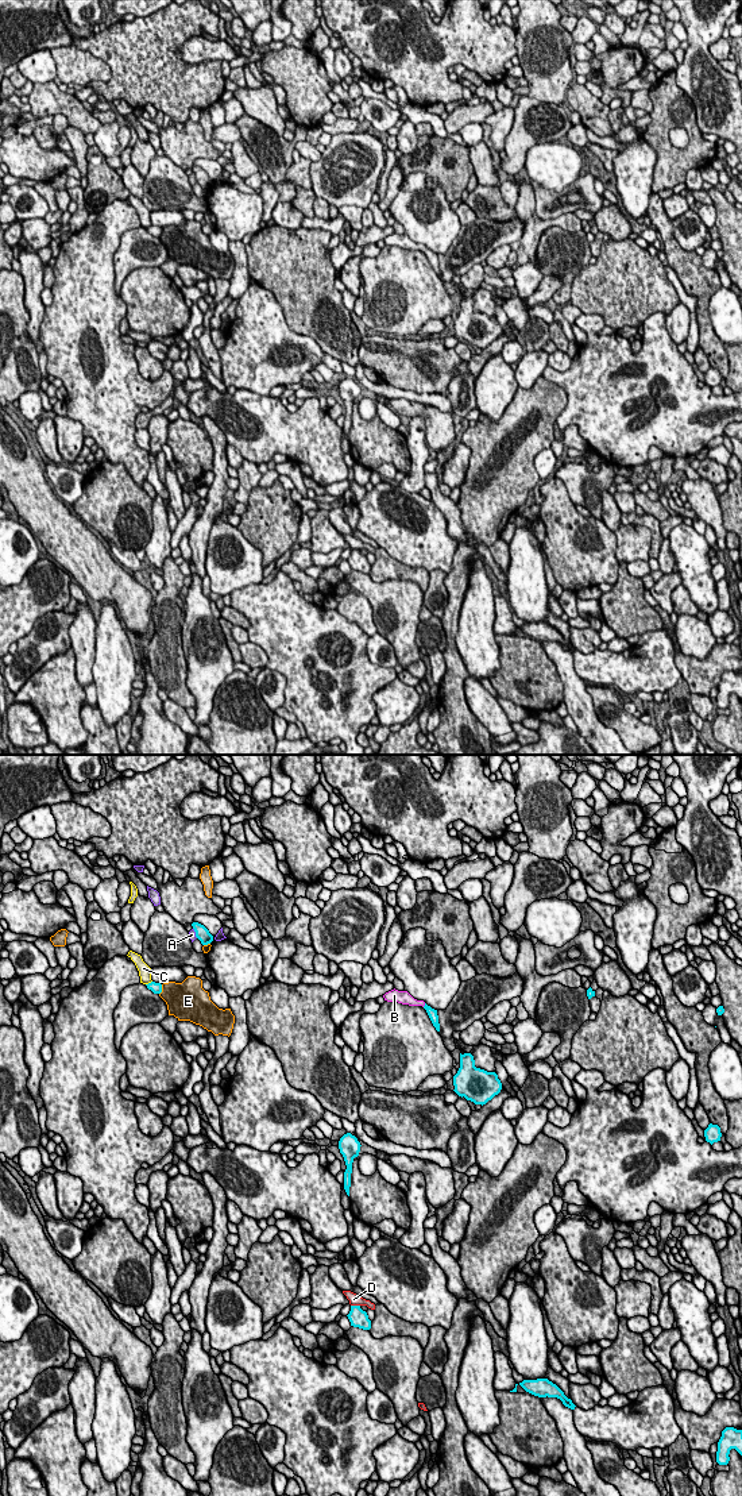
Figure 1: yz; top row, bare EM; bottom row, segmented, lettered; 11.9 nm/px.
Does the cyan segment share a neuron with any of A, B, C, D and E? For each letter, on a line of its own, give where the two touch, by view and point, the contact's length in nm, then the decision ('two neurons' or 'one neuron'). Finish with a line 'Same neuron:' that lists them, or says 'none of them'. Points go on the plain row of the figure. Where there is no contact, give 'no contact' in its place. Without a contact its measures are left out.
A: contact yz (196, 177); length 140 nm; two neurons
B: contact yz (425, 249); length 60 nm; one neuron
C: contact yz (149, 227); length 100 nm; two neurons
D: contact yz (355, 550); length 110 nm; two neurons
E: contact yz (161, 234); length 130 nm; two neurons
Same neuron: B

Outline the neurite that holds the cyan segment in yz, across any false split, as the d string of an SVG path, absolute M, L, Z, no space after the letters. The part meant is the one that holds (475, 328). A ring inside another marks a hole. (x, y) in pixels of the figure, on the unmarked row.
M460 297L460 312L453 320L455 336L475 348L486 348L502 333L502 327L495 316L475 311L471 297Z

